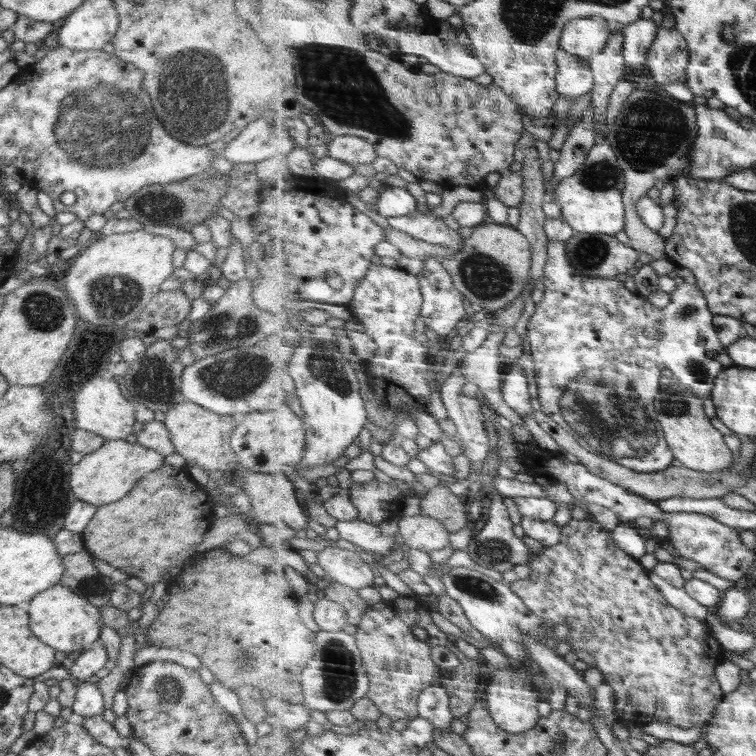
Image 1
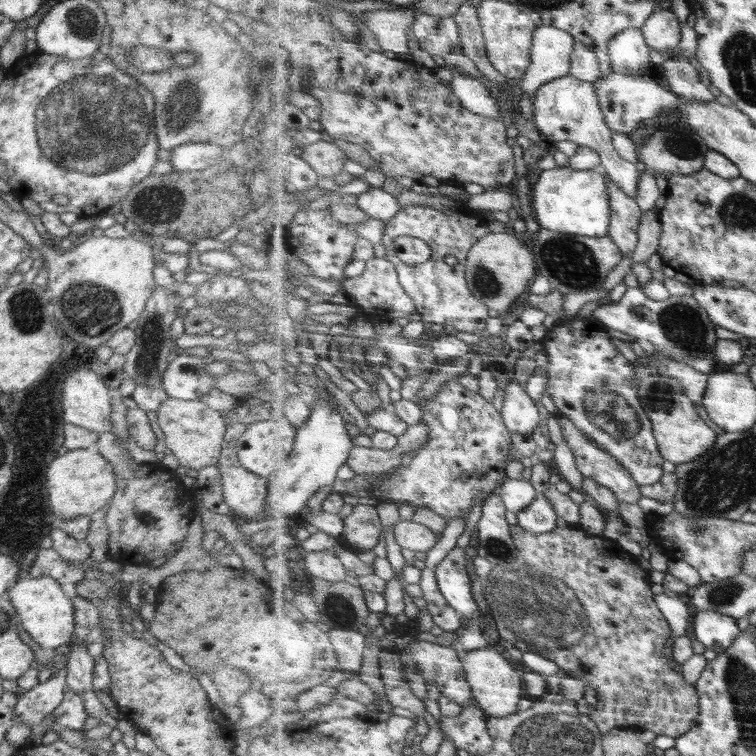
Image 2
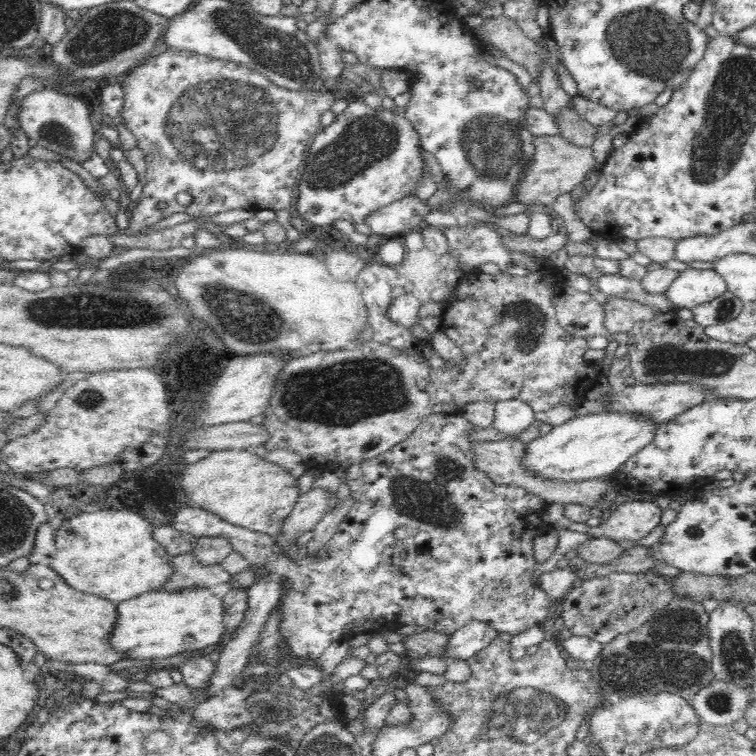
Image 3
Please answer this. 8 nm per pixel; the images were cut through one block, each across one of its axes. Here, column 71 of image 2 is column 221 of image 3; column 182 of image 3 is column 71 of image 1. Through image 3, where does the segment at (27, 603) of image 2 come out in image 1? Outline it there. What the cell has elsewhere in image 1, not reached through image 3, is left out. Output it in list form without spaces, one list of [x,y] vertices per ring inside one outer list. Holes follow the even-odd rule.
[[[62,585],[38,592],[36,597],[32,597],[31,601],[25,605],[25,609],[30,616],[30,631],[36,635],[36,638],[55,651],[59,650],[66,654],[75,650],[84,650],[86,644],[99,638],[103,628],[99,608]]]

